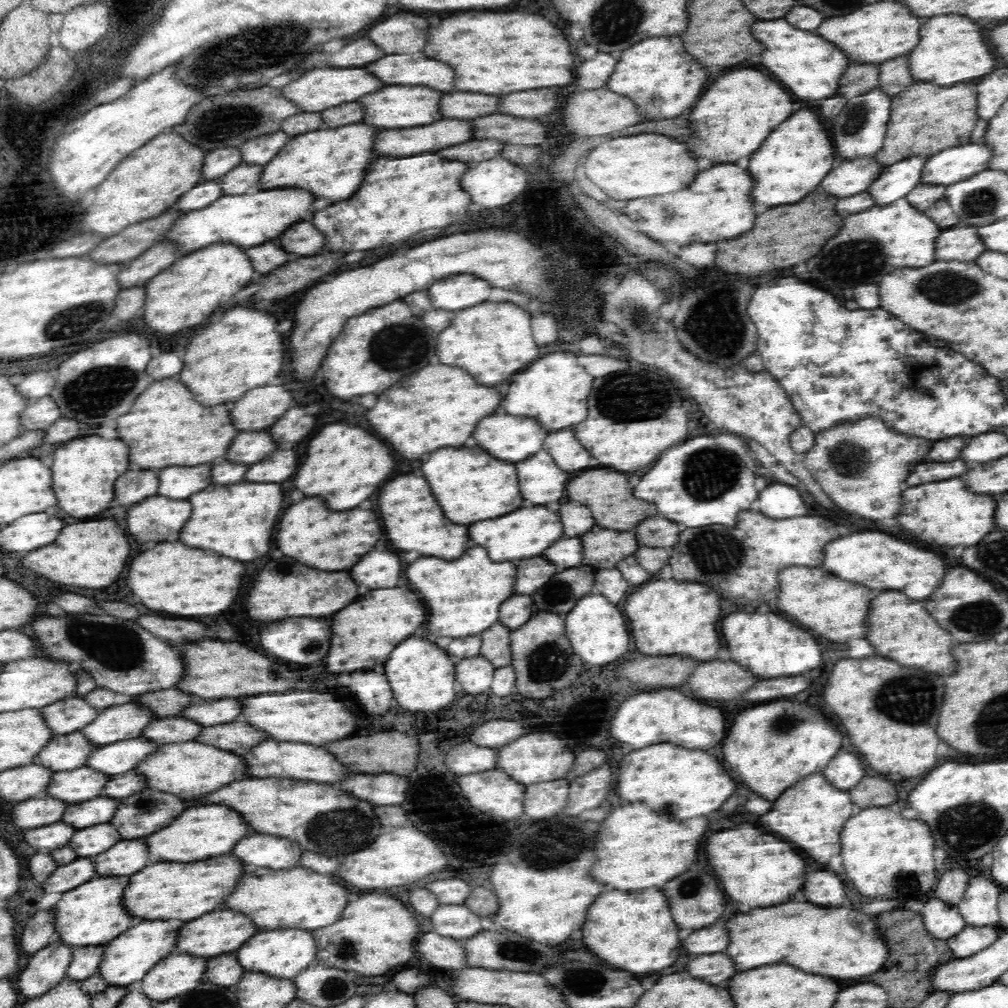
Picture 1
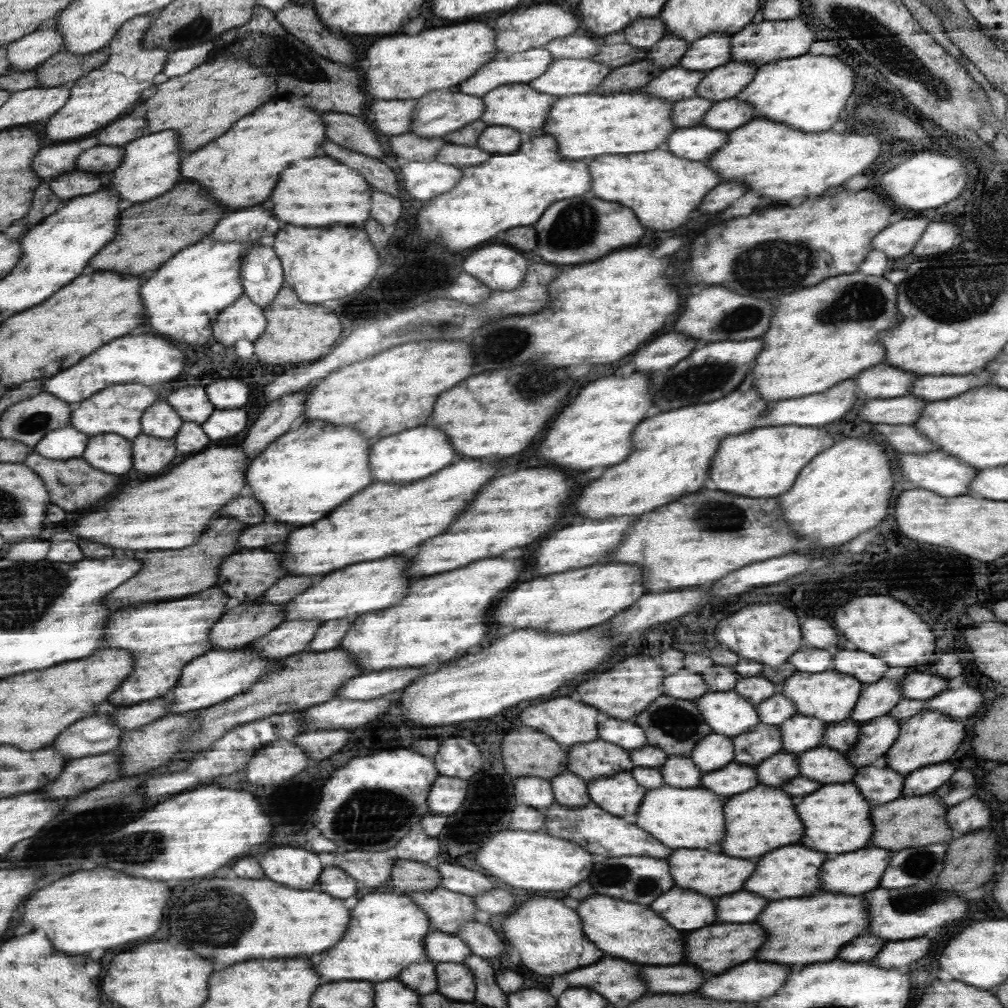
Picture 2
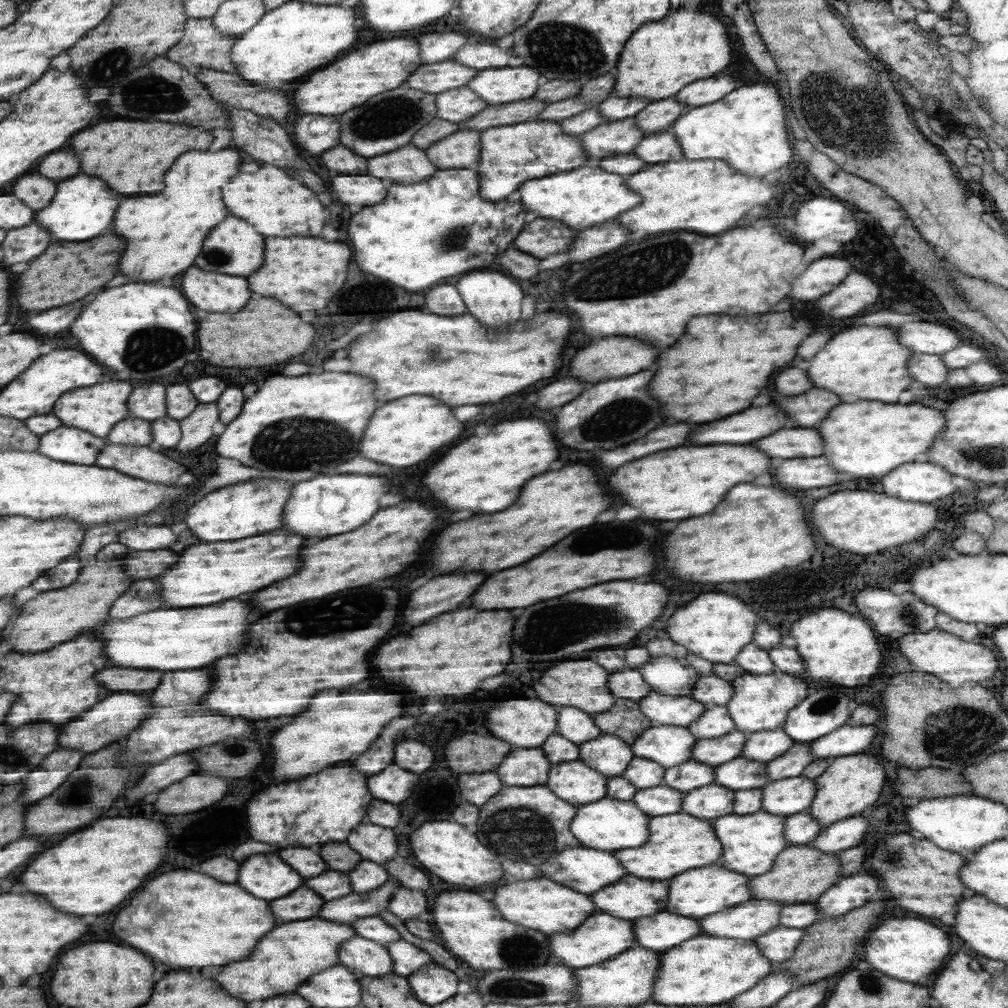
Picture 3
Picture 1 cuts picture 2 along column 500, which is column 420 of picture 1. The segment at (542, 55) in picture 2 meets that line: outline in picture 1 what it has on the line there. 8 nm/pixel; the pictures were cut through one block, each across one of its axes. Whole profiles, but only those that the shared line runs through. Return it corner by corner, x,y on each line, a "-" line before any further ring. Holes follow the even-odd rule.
384,56
366,66
368,72
378,76
384,84
402,84
402,86
430,86
450,92
450,68
428,60
426,56

